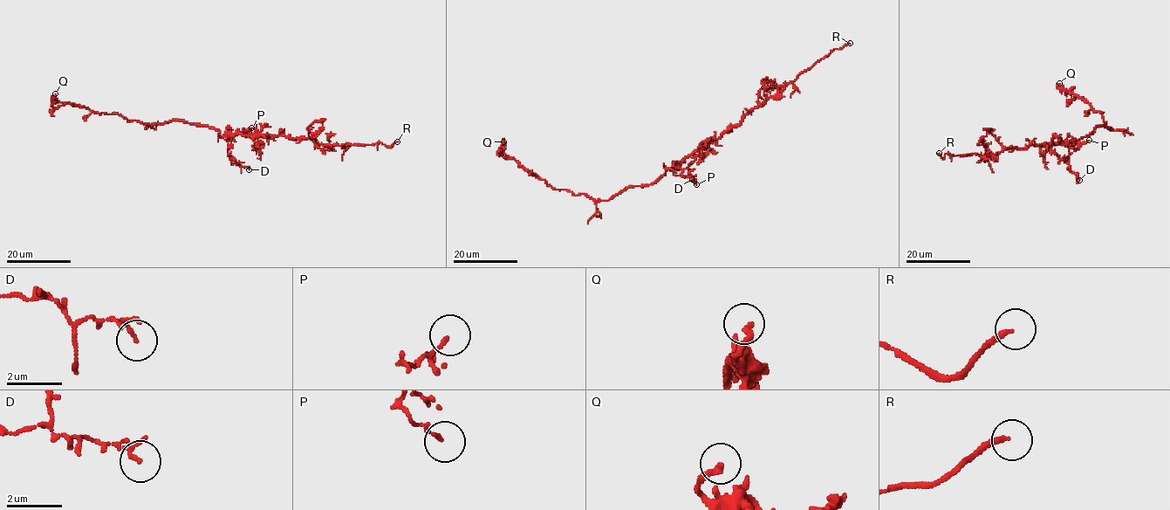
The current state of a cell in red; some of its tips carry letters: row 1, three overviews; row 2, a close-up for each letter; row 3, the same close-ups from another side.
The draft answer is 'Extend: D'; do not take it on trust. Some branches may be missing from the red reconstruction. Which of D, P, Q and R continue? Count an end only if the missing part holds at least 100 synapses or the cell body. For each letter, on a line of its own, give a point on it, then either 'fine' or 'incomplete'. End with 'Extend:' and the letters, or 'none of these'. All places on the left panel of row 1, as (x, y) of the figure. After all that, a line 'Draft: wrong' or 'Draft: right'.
D: place (249, 169); fine
P: place (251, 127); fine
Q: place (55, 93); fine
R: place (397, 141); incomplete
Extend: R
Draft: wrong

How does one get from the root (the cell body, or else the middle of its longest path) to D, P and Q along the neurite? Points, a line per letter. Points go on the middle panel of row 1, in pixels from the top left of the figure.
D: (672, 168), (678, 164), (673, 165), (680, 169), (683, 175), (692, 179)
P: (672, 168), (700, 150), (688, 166), (688, 175), (696, 184)
Q: (672, 168), (650, 184), (628, 187), (608, 200), (592, 200), (553, 189), (509, 157), (503, 141)

